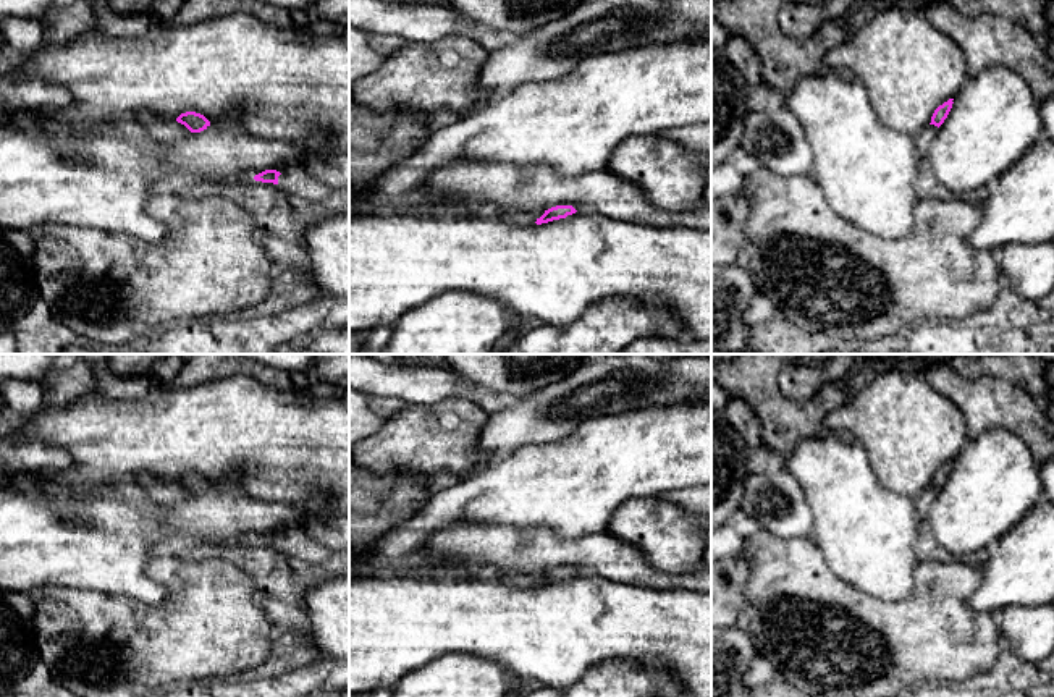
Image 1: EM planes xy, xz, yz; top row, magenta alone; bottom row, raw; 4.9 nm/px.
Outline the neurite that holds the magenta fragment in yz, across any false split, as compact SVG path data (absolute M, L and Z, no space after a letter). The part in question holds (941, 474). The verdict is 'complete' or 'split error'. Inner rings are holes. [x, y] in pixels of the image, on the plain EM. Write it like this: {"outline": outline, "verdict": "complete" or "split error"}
{"outline": "M949 461L947 464L944 464L942 467L939 467L933 479L931 479L931 485L915 500L915 506L917 506L917 513L918 517L925 522L928 517L928 513L939 493L939 488L944 485L944 482L947 480L951 471L952 471L952 464L954 461Z", "verdict": "split error"}

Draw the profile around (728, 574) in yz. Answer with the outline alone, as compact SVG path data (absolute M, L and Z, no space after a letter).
M742 555L711 560L711 627L740 624L747 608L744 595L747 577L748 564Z

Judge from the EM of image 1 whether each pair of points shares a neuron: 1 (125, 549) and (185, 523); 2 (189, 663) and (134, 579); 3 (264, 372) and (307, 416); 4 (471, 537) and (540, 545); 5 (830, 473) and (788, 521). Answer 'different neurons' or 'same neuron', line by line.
1: different neurons
2: different neurons
3: different neurons
4: same neuron
5: different neurons

